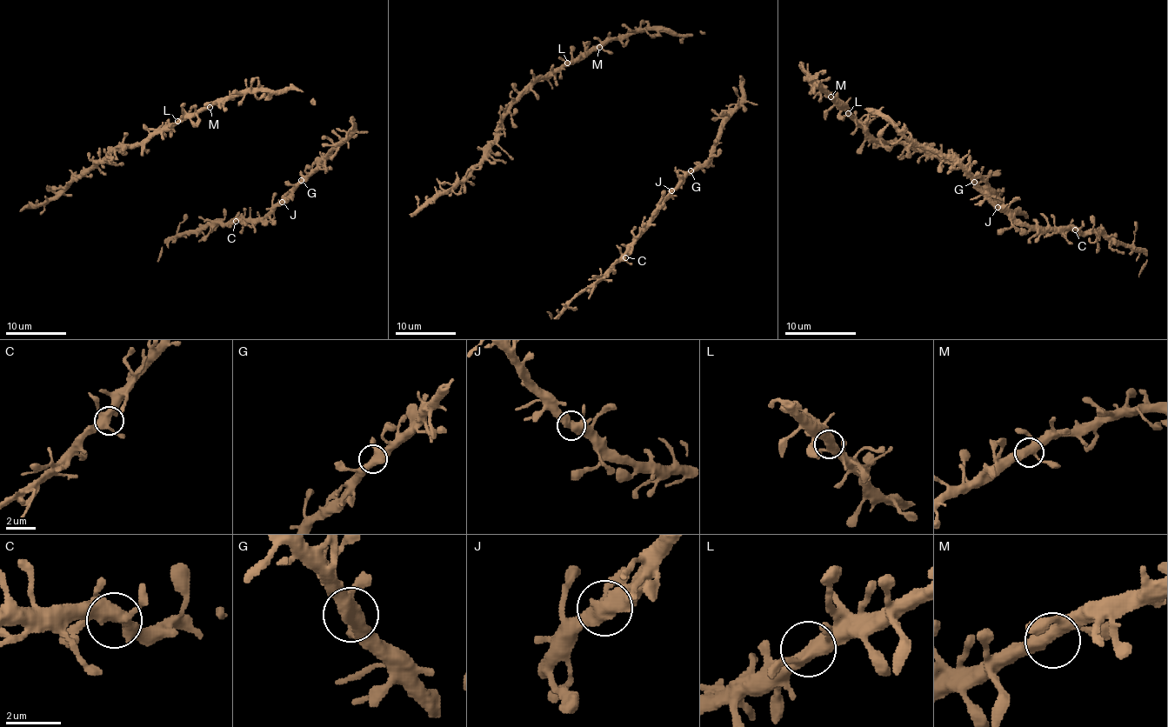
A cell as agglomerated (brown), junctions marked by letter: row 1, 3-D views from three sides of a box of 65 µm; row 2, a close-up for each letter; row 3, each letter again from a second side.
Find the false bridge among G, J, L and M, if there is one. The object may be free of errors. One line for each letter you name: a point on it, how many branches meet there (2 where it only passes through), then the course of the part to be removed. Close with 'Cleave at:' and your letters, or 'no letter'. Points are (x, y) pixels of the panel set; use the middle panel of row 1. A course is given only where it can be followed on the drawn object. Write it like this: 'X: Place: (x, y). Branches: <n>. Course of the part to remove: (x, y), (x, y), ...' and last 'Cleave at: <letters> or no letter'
Cleave at: no letter

